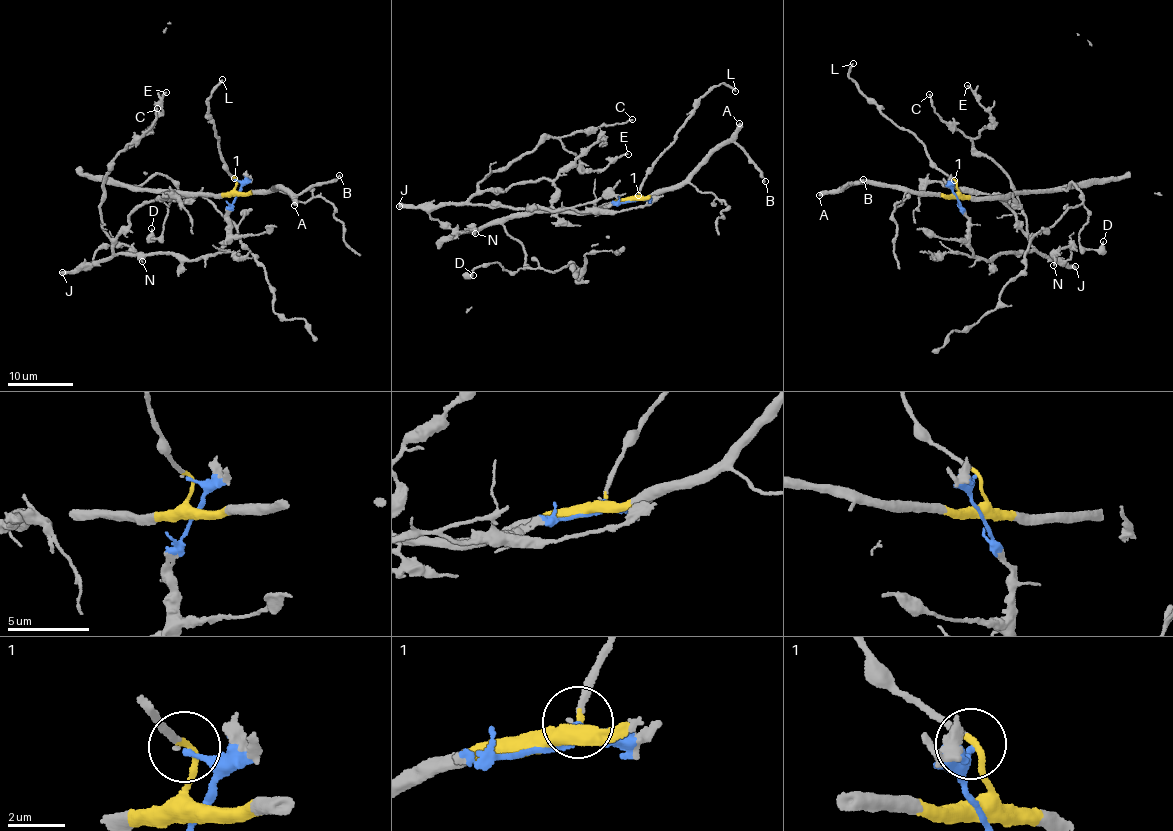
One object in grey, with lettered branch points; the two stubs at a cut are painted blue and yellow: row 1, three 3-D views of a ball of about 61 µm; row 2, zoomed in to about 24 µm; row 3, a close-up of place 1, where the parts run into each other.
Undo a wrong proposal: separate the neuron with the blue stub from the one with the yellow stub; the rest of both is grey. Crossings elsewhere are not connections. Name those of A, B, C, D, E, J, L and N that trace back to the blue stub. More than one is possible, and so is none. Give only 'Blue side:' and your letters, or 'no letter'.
Blue side: C, E, J, N

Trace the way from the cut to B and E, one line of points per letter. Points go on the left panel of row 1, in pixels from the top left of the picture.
B: (238, 193), (267, 192), (279, 188), (298, 194), (340, 174)
E: (238, 193), (228, 240), (213, 254), (114, 252), (102, 227), (106, 176), (160, 114), (166, 91)

